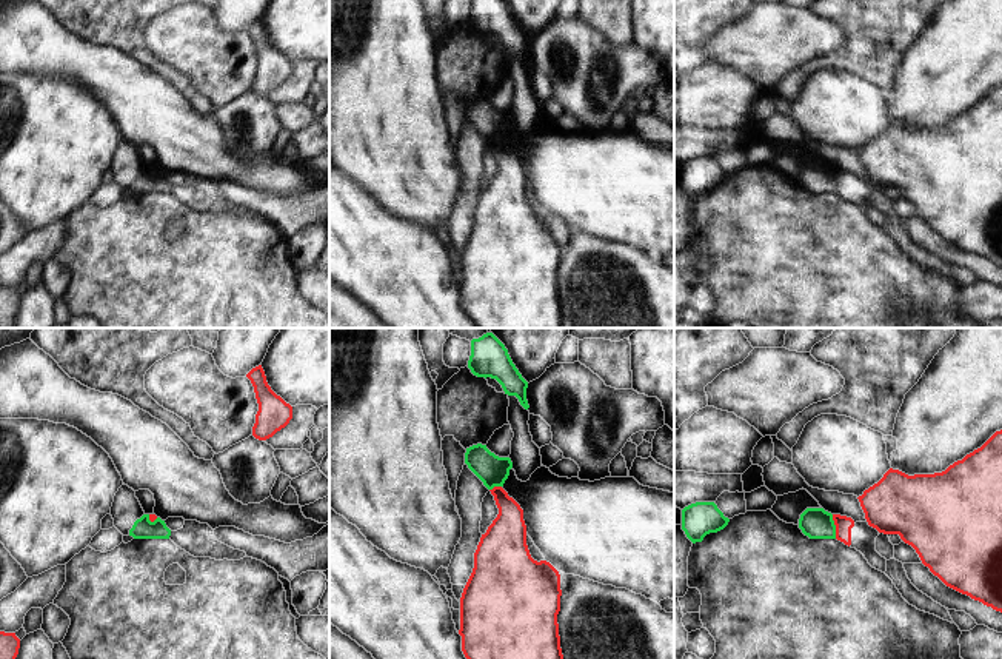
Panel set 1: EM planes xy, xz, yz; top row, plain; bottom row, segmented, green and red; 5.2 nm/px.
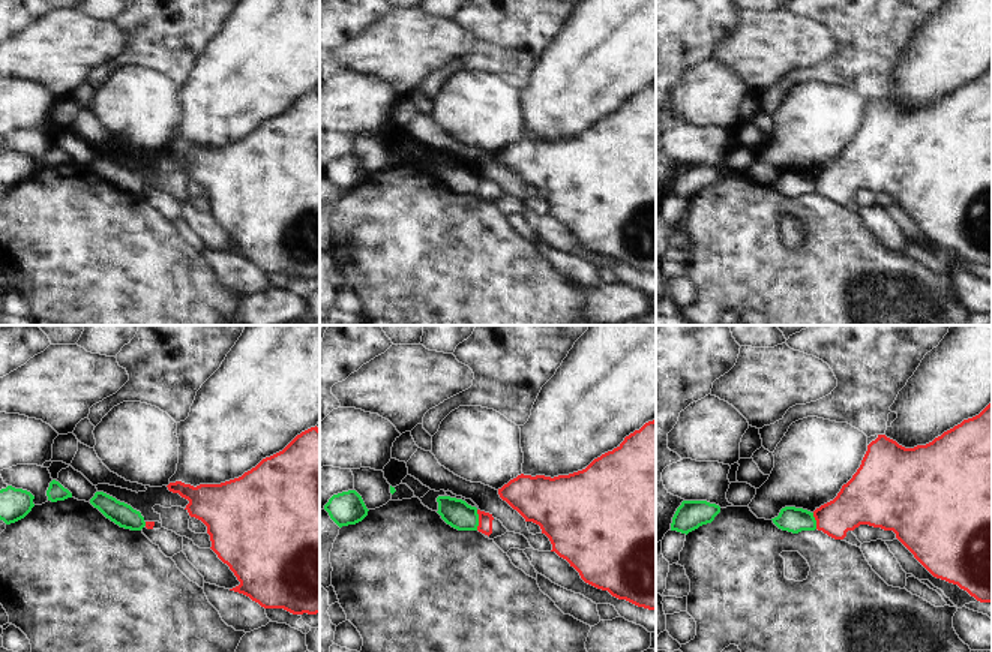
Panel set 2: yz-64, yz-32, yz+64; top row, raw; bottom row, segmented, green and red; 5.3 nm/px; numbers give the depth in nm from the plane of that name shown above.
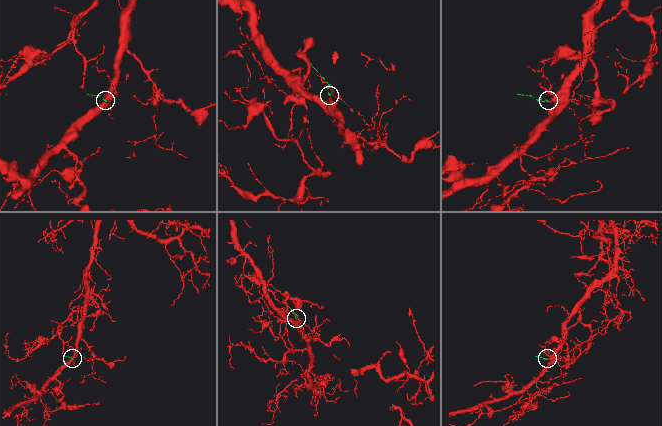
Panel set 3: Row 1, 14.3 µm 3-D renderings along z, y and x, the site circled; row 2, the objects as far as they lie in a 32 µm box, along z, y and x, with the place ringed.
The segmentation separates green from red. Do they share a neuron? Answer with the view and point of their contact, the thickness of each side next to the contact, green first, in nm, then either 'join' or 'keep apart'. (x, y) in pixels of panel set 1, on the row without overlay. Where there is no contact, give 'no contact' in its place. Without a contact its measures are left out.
meets green in yz at (834, 182); 160 nm thick on the green side, 90 nm on the other; keep apart

